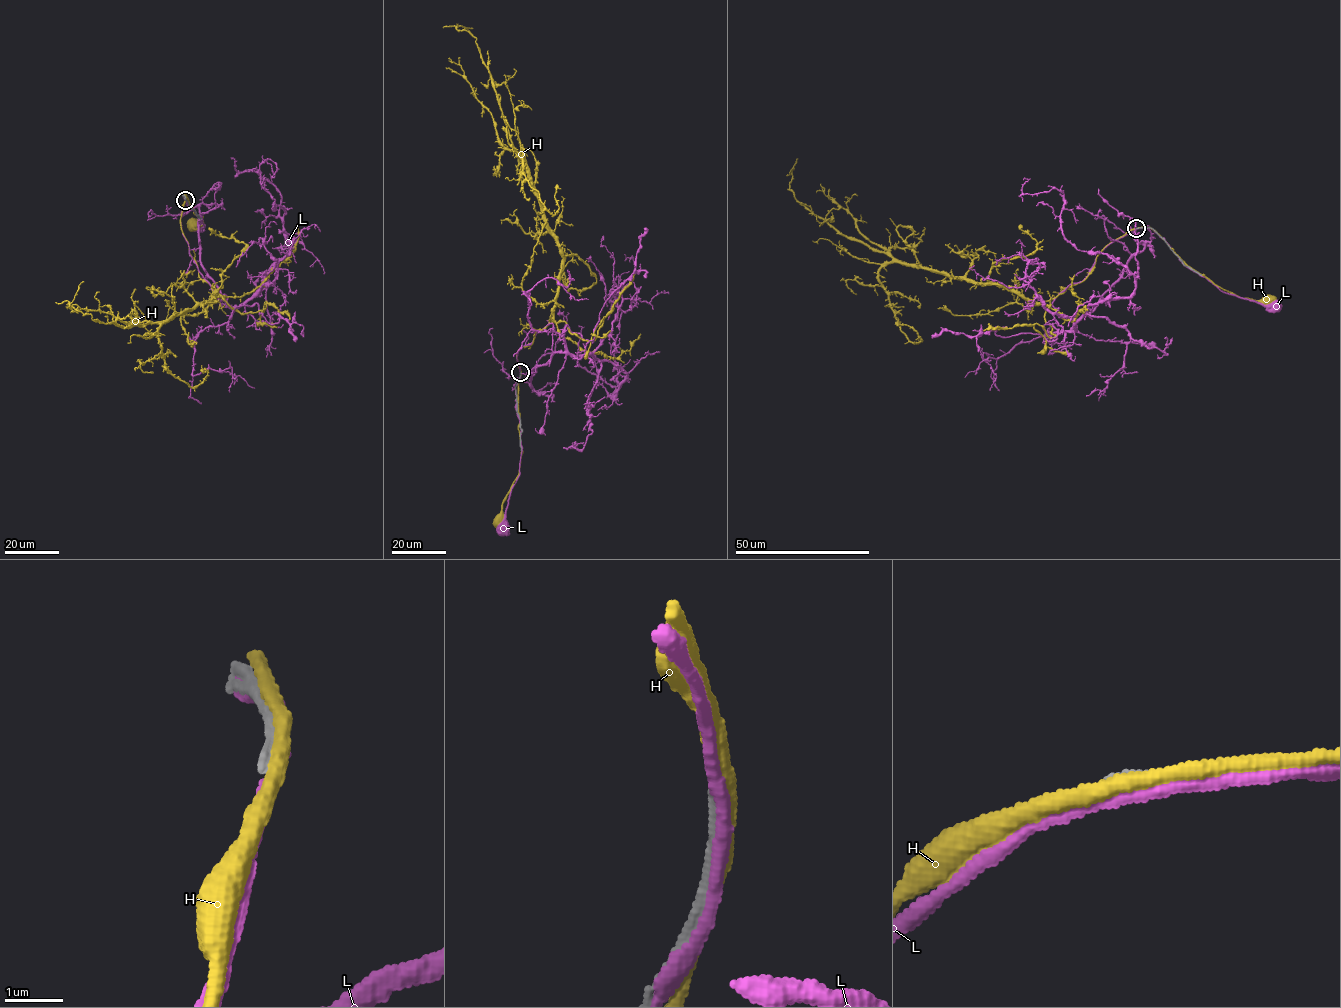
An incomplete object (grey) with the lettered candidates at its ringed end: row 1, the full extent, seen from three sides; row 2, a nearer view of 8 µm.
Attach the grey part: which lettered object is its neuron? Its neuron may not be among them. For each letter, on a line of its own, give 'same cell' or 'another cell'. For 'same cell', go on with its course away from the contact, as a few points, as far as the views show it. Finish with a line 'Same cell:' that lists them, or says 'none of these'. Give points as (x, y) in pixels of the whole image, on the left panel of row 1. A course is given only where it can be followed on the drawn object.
H: another cell
L: another cell
Same cell: none of these

